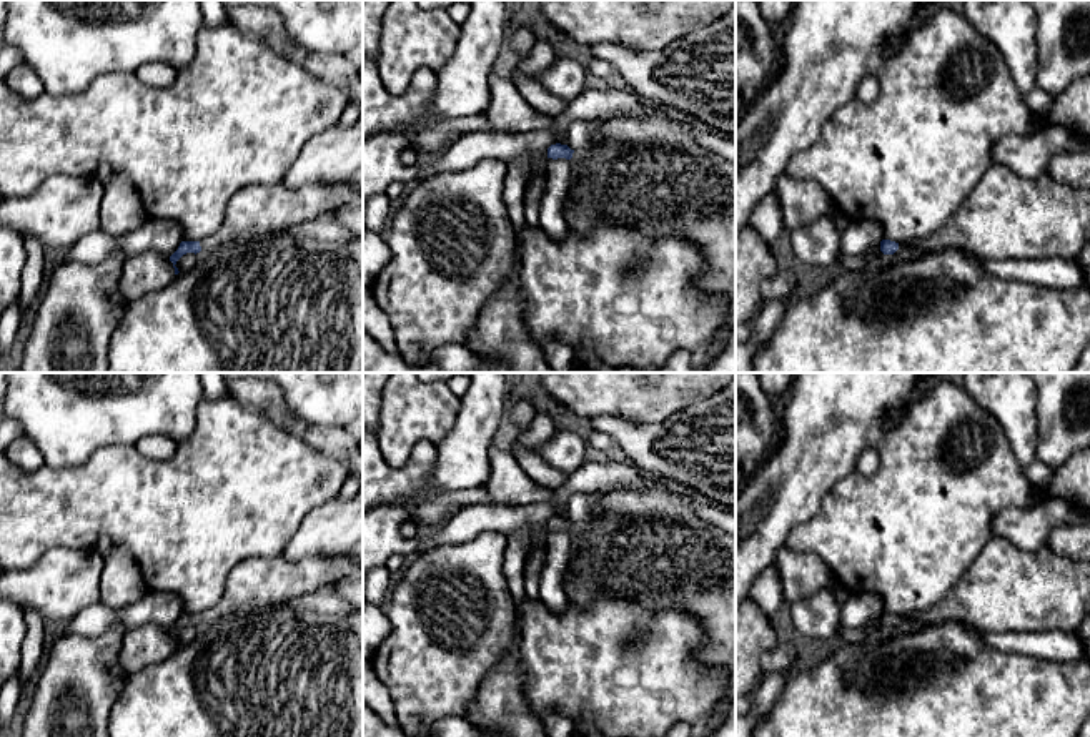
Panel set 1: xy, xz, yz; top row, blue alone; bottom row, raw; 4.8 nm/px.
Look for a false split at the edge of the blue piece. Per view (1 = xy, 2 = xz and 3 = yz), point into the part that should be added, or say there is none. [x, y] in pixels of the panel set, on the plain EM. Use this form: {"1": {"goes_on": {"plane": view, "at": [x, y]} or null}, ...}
{"1": {"goes_on": {"plane": "xy", "at": [255, 583]}}, "2": {"goes_on": null}, "3": {"goes_on": {"plane": "yz", "at": [1004, 589]}}}

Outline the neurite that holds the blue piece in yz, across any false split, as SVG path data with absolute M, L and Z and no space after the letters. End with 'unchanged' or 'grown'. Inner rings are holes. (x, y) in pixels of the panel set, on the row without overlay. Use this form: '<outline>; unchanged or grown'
M990 537L940 602L914 616L880 614L884 627L899 621L940 624L957 621L980 634L1073 632L1090 619L1090 562L1055 554L1047 544L1033 552L1022 551L1003 537Z; grown

